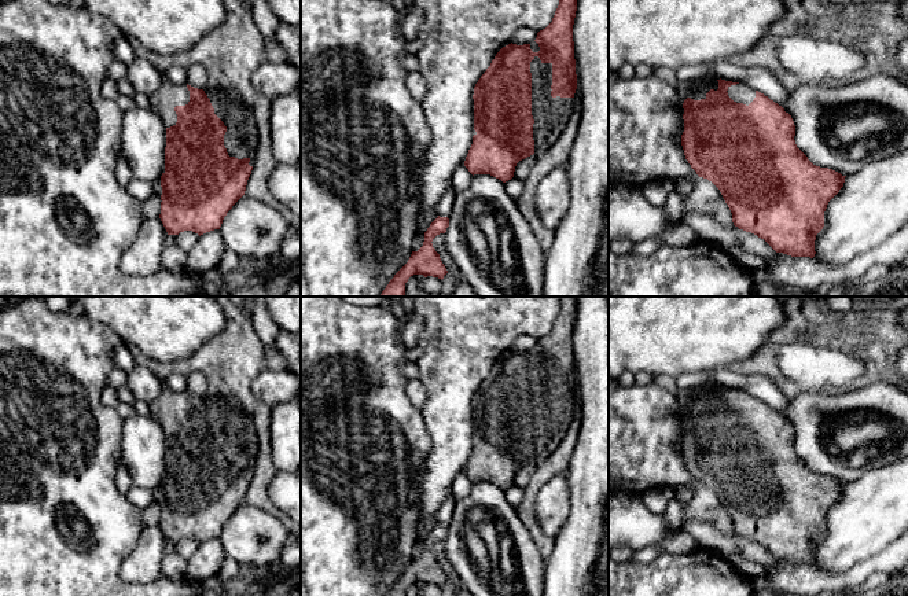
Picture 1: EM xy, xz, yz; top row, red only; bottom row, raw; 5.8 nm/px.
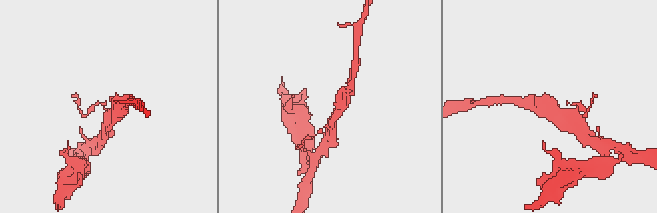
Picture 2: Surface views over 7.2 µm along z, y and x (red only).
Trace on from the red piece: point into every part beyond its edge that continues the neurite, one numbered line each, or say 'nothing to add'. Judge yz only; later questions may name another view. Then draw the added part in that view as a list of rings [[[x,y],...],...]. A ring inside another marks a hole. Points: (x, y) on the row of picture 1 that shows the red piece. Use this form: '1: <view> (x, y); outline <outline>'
1: yz (741, 94); outline [[[739,82],[728,87],[728,96],[736,102],[749,106],[756,98],[756,89]]]

